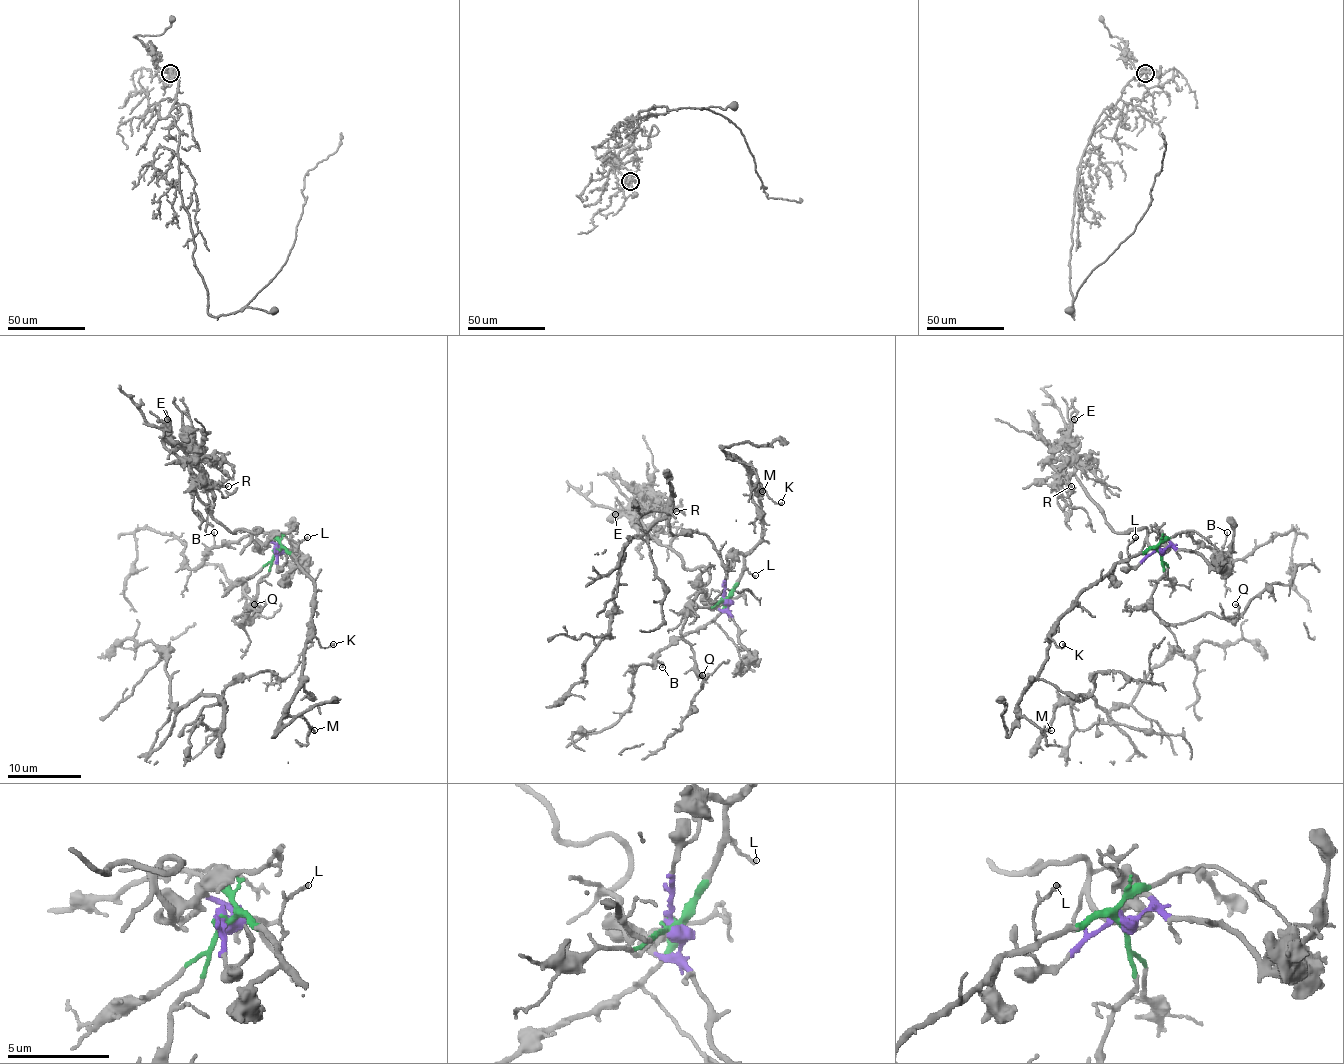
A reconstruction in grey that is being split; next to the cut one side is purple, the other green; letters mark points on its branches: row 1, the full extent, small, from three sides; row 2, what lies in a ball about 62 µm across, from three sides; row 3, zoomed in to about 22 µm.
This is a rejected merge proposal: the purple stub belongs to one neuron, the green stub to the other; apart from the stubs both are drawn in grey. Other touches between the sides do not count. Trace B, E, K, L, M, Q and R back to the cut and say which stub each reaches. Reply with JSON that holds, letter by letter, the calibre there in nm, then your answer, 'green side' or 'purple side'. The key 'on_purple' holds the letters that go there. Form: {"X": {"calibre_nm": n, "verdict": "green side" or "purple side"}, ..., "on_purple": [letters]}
{"B": {"calibre_nm": 110, "verdict": "green side"}, "E": {"calibre_nm": 180, "verdict": "purple side"}, "K": {"calibre_nm": 130, "verdict": "green side"}, "L": {"calibre_nm": 150, "verdict": "green side"}, "M": {"calibre_nm": 100, "verdict": "green side"}, "Q": {"calibre_nm": 160, "verdict": "green side"}, "R": {"calibre_nm": 120, "verdict": "purple side"}, "on_purple": ["E", "R"]}

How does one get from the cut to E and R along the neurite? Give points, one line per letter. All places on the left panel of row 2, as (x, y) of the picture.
E: (276, 550), (254, 541), (252, 529), (261, 528), (230, 531), (200, 500), (189, 467), (175, 452), (167, 419)
R: (276, 550), (271, 542), (260, 548), (252, 537), (261, 528), (224, 528), (191, 478), (204, 474), (228, 485)

